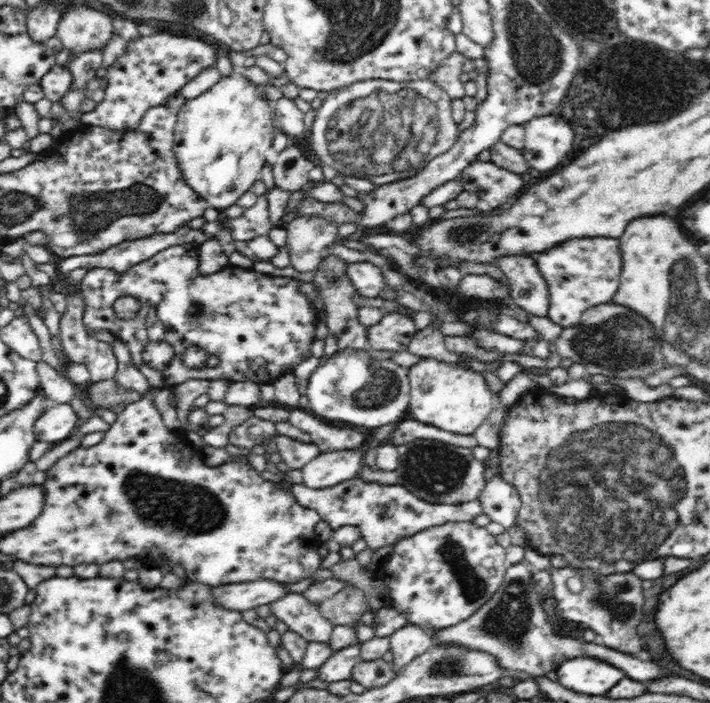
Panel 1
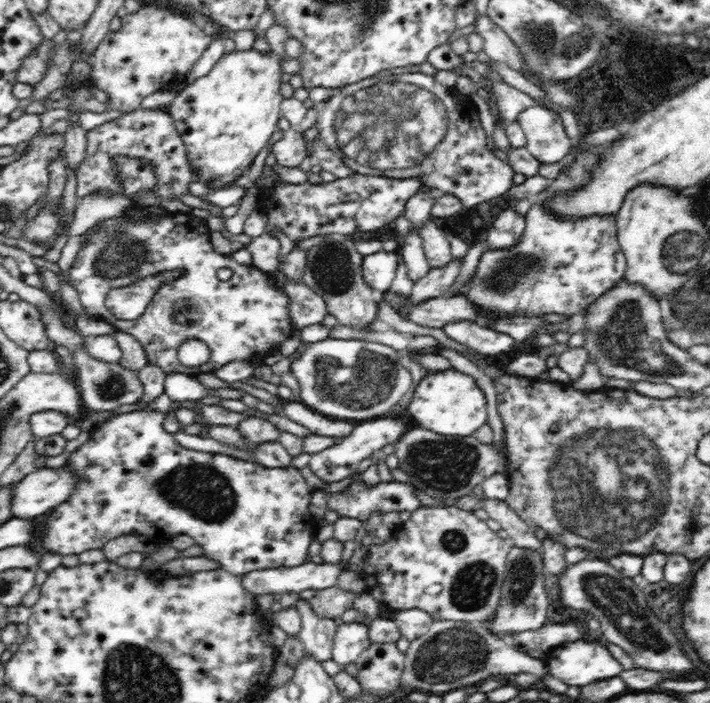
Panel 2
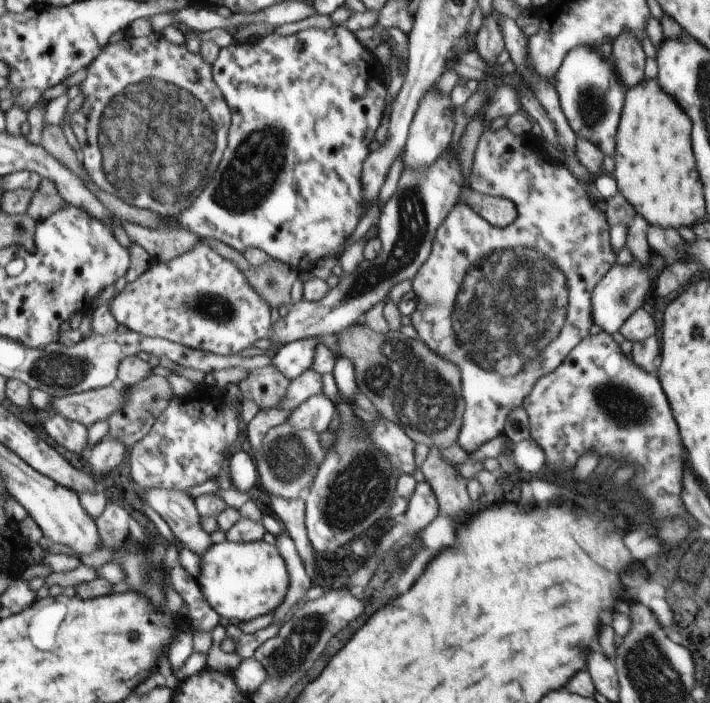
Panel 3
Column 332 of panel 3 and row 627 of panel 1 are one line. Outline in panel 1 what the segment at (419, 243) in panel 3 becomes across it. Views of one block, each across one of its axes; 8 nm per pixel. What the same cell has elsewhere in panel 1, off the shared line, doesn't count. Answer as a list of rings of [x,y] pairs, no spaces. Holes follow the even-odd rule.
[[[288,593],[269,606],[278,620],[304,640],[329,642],[334,626],[321,616],[318,605],[310,602],[303,593]]]

